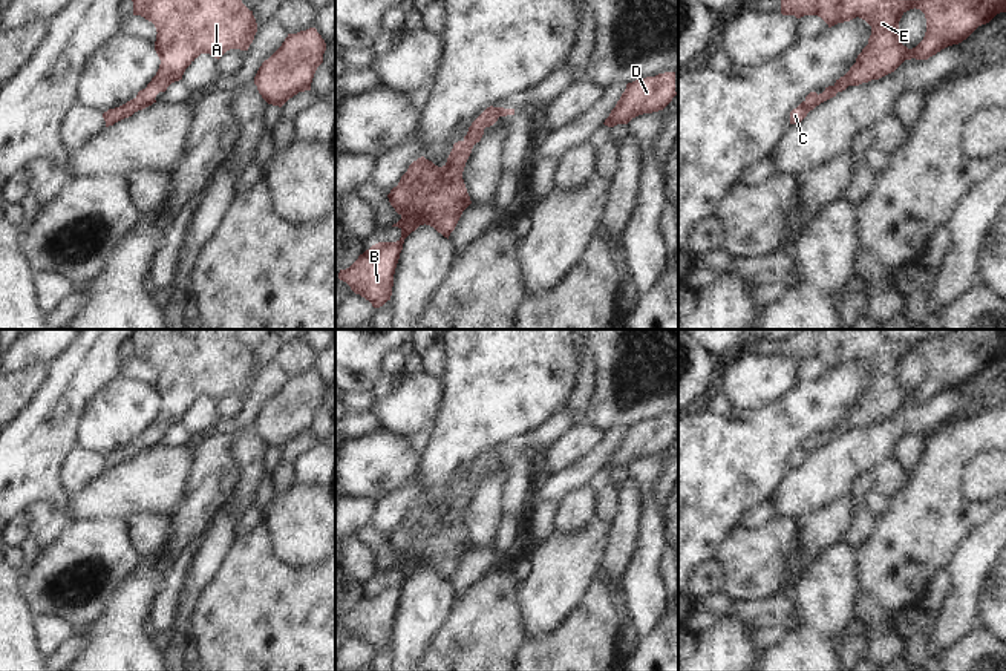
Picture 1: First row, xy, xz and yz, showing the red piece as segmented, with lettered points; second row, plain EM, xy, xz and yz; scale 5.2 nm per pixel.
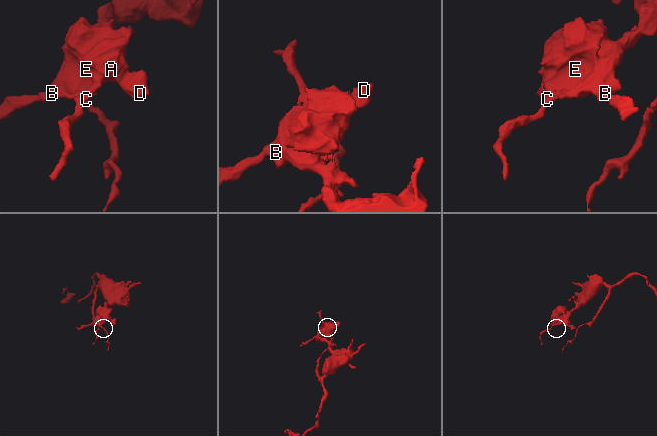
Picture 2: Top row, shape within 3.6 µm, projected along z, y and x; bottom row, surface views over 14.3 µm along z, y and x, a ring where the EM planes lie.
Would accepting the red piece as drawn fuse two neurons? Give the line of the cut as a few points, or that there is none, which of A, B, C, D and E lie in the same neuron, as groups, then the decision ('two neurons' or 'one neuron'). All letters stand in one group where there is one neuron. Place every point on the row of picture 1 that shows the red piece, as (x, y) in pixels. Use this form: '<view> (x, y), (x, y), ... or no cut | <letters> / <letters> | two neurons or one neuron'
no cut | A B C D E | one neuron

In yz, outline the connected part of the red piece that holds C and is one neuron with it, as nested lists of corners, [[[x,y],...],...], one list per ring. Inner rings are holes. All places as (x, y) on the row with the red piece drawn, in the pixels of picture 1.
[[[781,0],[782,15],[818,15],[828,28],[859,17],[871,26],[868,44],[850,70],[822,93],[810,92],[790,112],[790,124],[801,123],[810,110],[848,86],[879,80],[905,60],[928,60],[962,43],[1000,12],[1006,12],[1006,0]],[[914,8],[925,14],[926,32],[916,47],[908,49],[900,43],[897,29],[902,15]]]

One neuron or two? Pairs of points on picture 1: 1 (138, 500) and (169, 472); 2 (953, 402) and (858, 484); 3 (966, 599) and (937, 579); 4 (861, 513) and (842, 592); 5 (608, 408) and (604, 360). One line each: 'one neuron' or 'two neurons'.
1: one neuron
2: two neurons
3: two neurons
4: two neurons
5: one neuron

